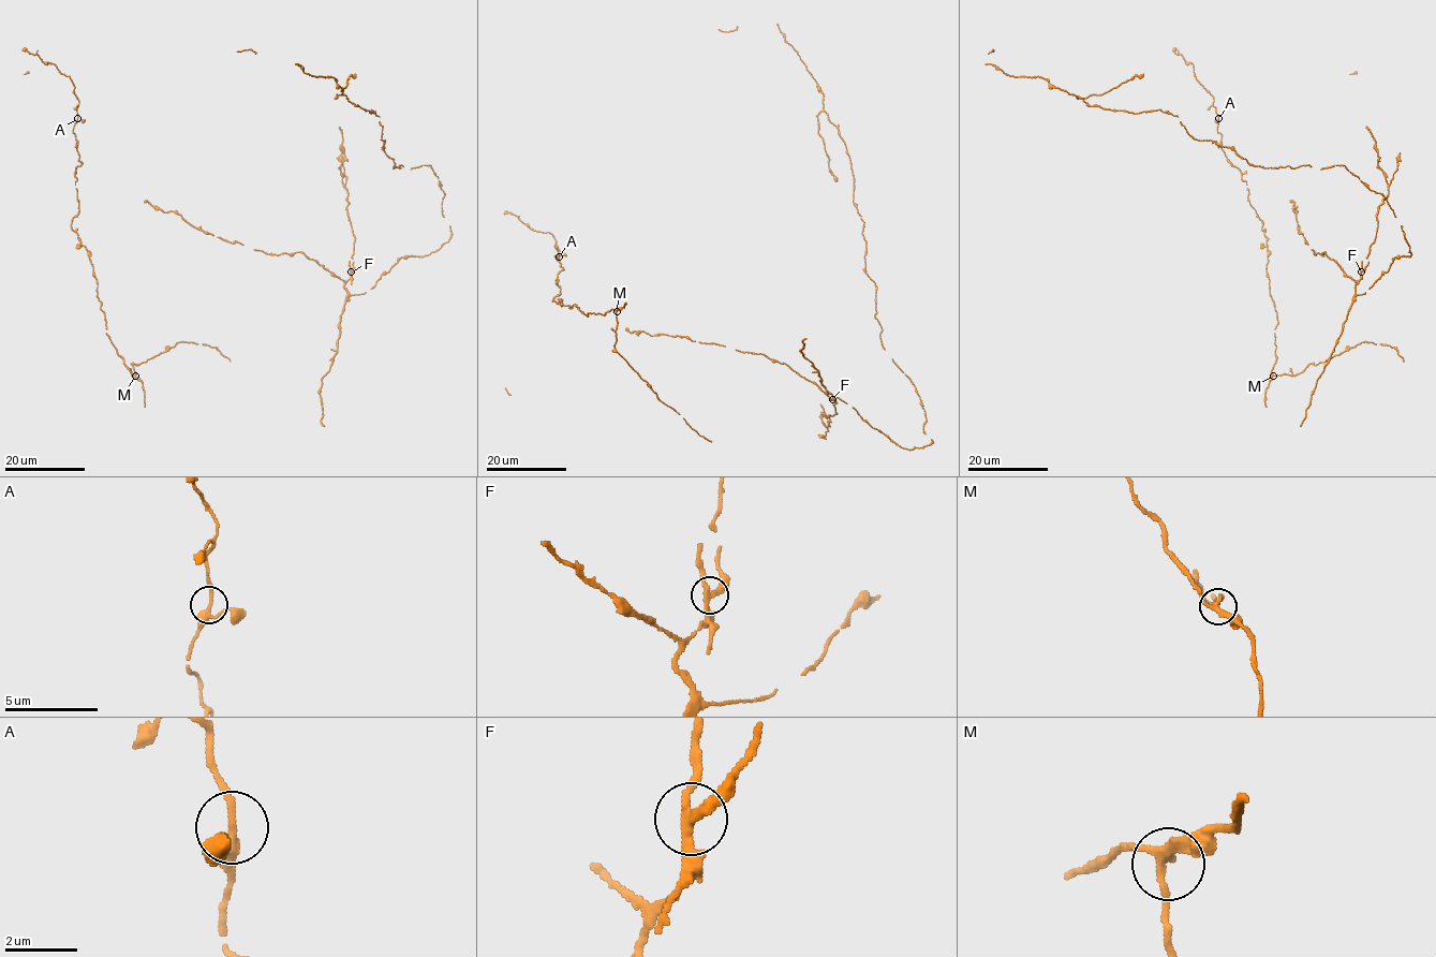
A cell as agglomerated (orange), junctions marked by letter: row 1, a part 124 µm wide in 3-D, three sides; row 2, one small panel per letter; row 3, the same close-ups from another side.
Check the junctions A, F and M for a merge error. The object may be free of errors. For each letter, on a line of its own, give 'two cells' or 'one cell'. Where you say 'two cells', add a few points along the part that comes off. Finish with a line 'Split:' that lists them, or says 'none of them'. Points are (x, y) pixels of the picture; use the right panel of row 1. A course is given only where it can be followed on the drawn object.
A: one cell
F: two cells
M: one cell
Split: F

